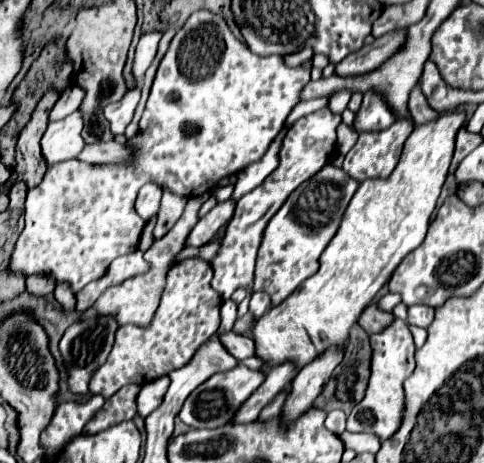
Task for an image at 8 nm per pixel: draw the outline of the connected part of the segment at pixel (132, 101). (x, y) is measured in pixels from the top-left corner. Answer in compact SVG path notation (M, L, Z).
M133 88L119 102L113 102L113 104L105 106L103 112L105 112L105 118L111 124L111 134L113 136L119 136L119 134L125 132L127 124L133 118L133 112L135 112L135 106L139 102L139 96L141 96L141 90Z

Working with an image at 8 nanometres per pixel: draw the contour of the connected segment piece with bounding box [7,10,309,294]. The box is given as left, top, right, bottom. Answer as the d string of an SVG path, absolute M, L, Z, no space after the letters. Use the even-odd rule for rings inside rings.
M199 10L195 12L187 22L185 26L173 36L171 40L171 46L165 54L165 58L161 60L161 66L157 70L157 76L155 76L155 82L153 82L153 88L151 88L151 94L149 94L149 100L147 100L147 106L145 106L145 112L141 116L141 122L139 122L139 132L127 140L127 146L131 148L131 156L125 160L125 162L119 162L119 164L87 164L87 162L81 162L81 160L69 160L69 162L61 162L57 166L51 166L47 168L47 174L43 178L43 182L29 190L27 192L27 202L25 202L25 230L21 232L19 240L17 240L17 246L11 254L11 260L9 260L9 266L7 266L7 272L17 276L35 276L35 274L47 274L47 276L53 276L57 284L61 282L67 282L71 286L71 290L77 294L83 286L87 286L89 282L93 280L99 280L109 264L119 258L119 256L125 256L125 254L131 254L137 250L139 246L139 238L141 238L141 232L145 228L145 222L139 218L139 214L135 212L135 198L137 198L137 192L143 184L147 182L153 182L161 188L167 188L169 192L177 194L177 196L201 196L209 190L213 190L223 178L229 178L231 174L237 174L239 170L243 170L245 166L257 162L269 148L269 144L275 140L275 136L281 132L283 128L283 122L287 118L287 114L291 112L291 108L299 102L299 92L301 88L309 82L309 70L297 66L297 68L289 68L283 64L281 56L257 56L253 54L243 42L239 42L229 26L225 24L225 20L217 14L211 14L209 10Z

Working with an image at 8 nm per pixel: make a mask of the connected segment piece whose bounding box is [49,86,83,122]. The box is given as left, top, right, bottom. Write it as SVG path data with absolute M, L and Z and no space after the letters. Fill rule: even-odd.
M69 86L65 90L65 94L59 96L59 100L53 106L53 110L49 112L49 122L61 120L61 118L69 116L71 112L75 112L79 108L79 104L81 104L81 98L83 98L83 92L77 90L77 86Z

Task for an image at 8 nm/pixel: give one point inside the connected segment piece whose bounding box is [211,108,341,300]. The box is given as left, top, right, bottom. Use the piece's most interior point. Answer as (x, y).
(308, 145)

